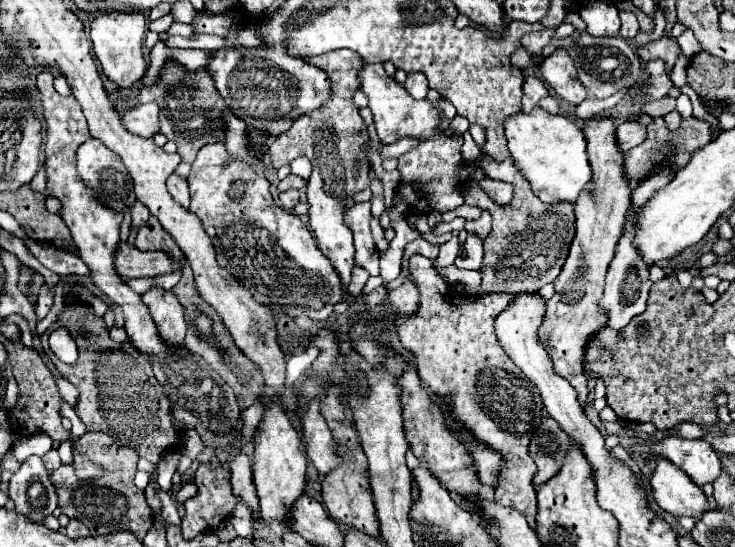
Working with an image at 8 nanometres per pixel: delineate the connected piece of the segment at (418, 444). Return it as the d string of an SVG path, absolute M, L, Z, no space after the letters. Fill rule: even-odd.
M405 361L405 373L399 379L399 387L403 391L401 401L405 403L403 405L403 427L405 427L405 435L407 435L409 447L415 453L415 457L419 461L427 463L427 467L433 471L433 475L441 481L441 485L447 487L447 491L451 495L457 497L457 501L461 501L459 497L479 493L481 485L475 479L475 471L471 469L471 459L469 459L465 447L447 429L447 425L443 421L443 415L441 415L441 409L431 401L431 395L421 385L417 369L413 367L411 361Z

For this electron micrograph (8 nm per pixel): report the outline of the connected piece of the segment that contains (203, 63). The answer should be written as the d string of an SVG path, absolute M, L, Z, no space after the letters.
M191 49L175 51L177 59L181 59L181 63L187 65L187 69L205 69L207 67L207 57L209 57L207 53L209 51L191 51Z

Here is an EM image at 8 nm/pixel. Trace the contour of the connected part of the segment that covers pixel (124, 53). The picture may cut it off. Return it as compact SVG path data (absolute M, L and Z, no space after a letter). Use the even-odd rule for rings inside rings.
M101 13L93 23L91 23L91 41L93 41L93 53L97 61L101 63L103 75L113 81L121 89L131 89L147 69L145 61L145 29L147 29L147 19L143 13Z

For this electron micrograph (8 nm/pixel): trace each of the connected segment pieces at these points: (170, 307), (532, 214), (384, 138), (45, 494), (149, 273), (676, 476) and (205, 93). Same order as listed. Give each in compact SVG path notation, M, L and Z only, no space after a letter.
M151 289L141 295L141 299L149 307L149 313L159 329L159 339L163 339L163 343L185 345L187 323L177 297L165 289Z
M481 157L479 167L483 175L491 179L501 179L513 185L513 199L507 207L499 207L495 203L477 205L487 209L493 217L493 229L485 239L485 269L501 273L501 291L487 293L509 293L519 295L523 291L539 291L543 285L553 283L561 273L561 267L567 259L571 239L575 237L575 203L543 203L539 201L529 181L515 169L513 159L505 159L501 163L491 161L491 157Z
M367 65L361 73L361 91L369 97L369 109L373 111L377 135L383 145L391 145L403 137L419 139L419 145L399 157L397 171L401 173L401 183L395 191L395 199L407 203L405 219L411 229L417 229L415 221L419 215L427 215L431 211L447 213L459 205L463 205L463 191L459 181L459 165L463 165L461 145L463 137L445 137L439 129L441 111L431 105L431 101L415 101L403 85L395 79L387 77L383 65Z
M29 457L19 467L19 471L9 481L9 497L15 503L15 513L25 515L33 523L43 523L43 519L53 513L53 509L57 507L57 493L55 493L53 483L49 481L49 473L47 473L41 457Z
M121 241L115 249L115 267L123 279L155 277L181 269L181 265L175 263L167 253L139 251L135 245L127 241Z
M659 459L657 467L649 479L653 499L657 505L671 515L687 515L699 519L705 511L707 497L701 487L691 483L679 467L667 463L667 459Z
M167 63L167 65L163 65L163 81L157 83L157 85L151 85L151 87L143 87L139 91L139 101L155 101L161 107L161 113L159 113L161 115L161 133L167 139L171 139L171 141L177 143L177 151L183 157L183 161L187 161L187 163L195 161L197 151L203 145L223 141L223 119L219 117L219 113L225 111L227 105L221 99L219 91L215 89L213 79L211 79L211 75L209 75L207 69L205 71L191 71L191 75L189 75L189 71L185 73L185 71L177 69L177 65Z

